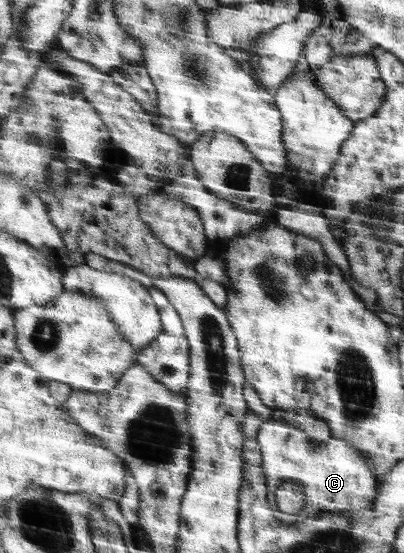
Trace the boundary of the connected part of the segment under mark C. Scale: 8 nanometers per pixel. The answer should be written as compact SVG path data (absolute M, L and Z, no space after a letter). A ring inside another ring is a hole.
M273 419L266 421L264 428L258 434L257 438L261 443L261 448L264 451L264 464L266 474L268 475L268 502L277 519L282 523L300 523L305 522L307 519L315 518L323 515L323 513L341 513L341 511L352 510L367 510L371 509L376 504L378 490L377 474L373 471L371 465L371 455L365 453L359 445L350 443L345 439L331 437L329 441L321 441L309 437L305 430L301 427L291 425L287 421L281 419ZM296 481L305 486L305 494L307 494L308 504L304 509L301 509L299 514L289 515L280 509L278 504L278 490L283 484L290 484Z

